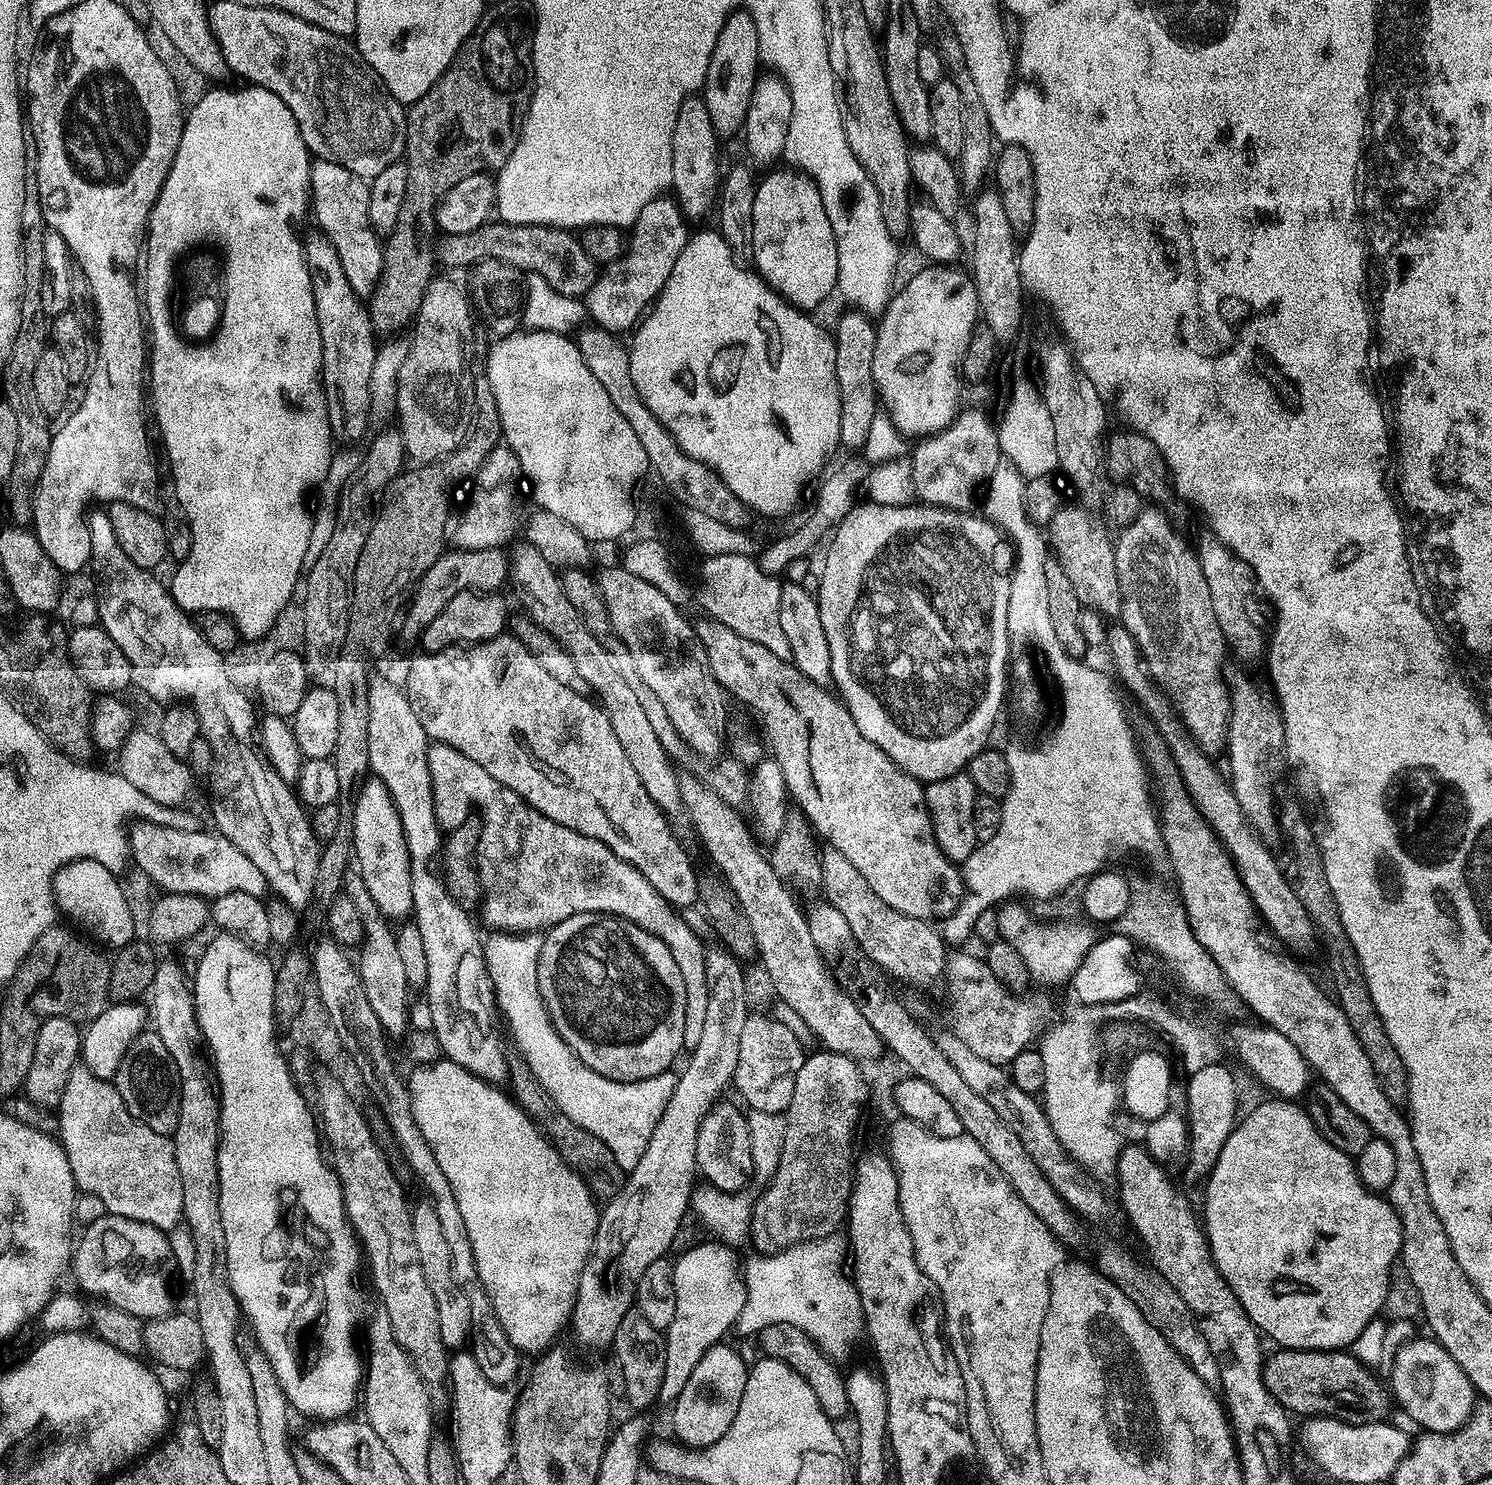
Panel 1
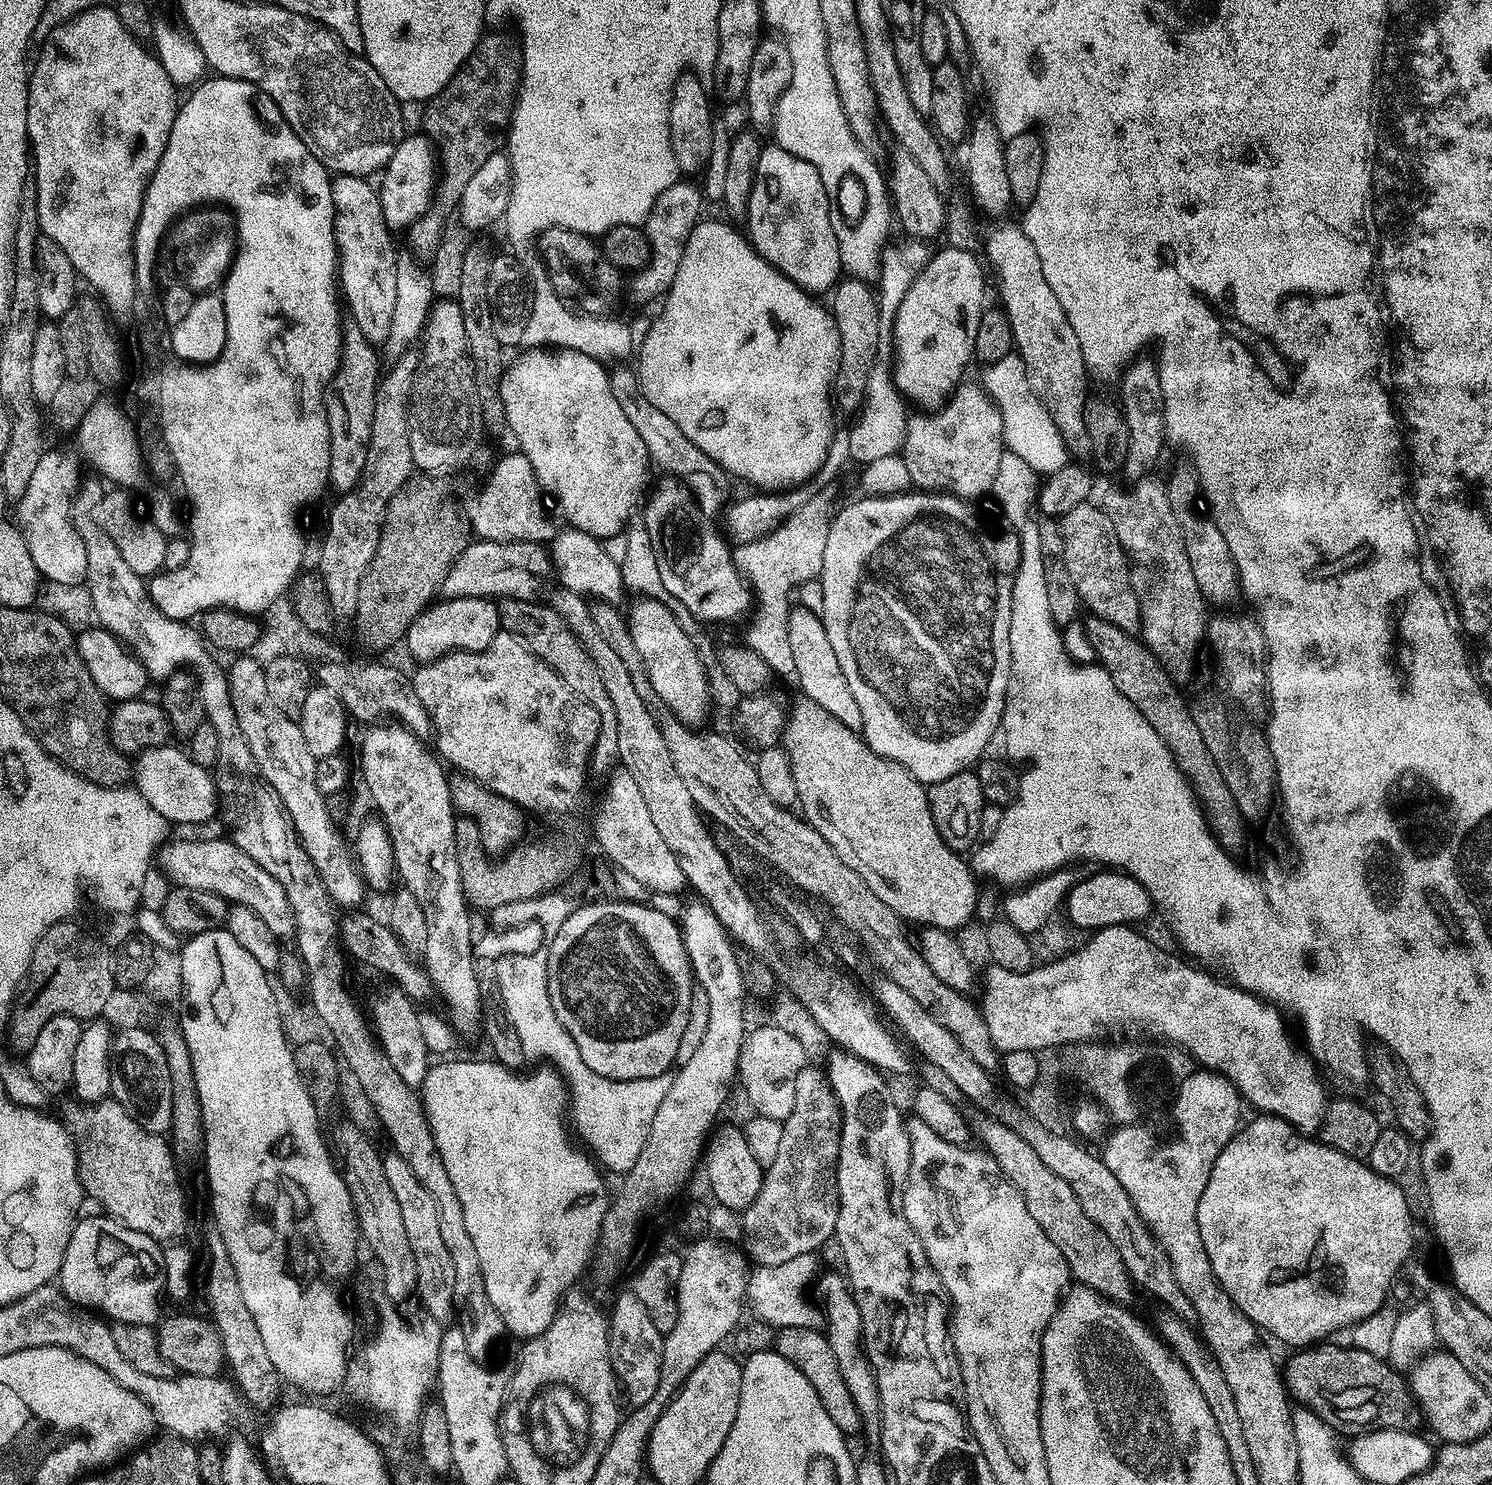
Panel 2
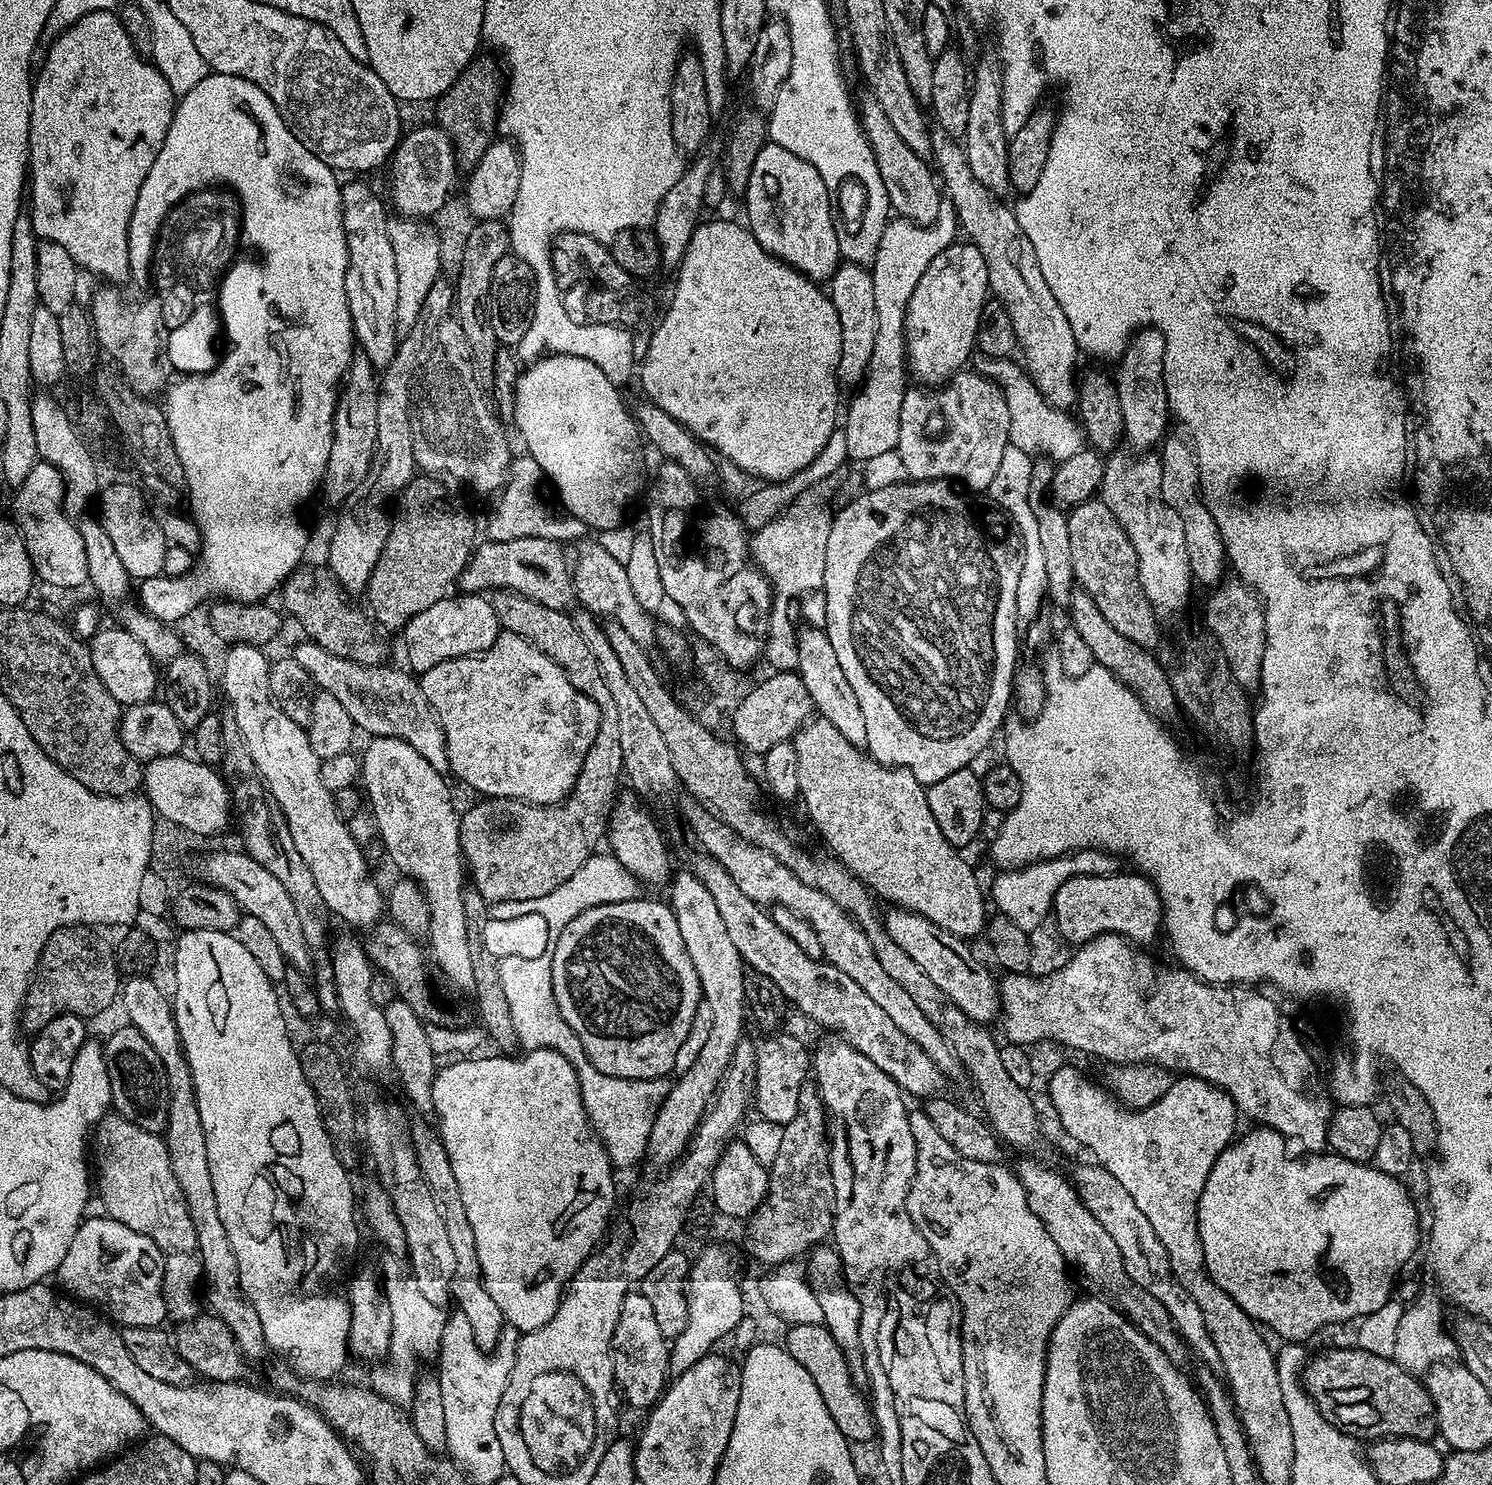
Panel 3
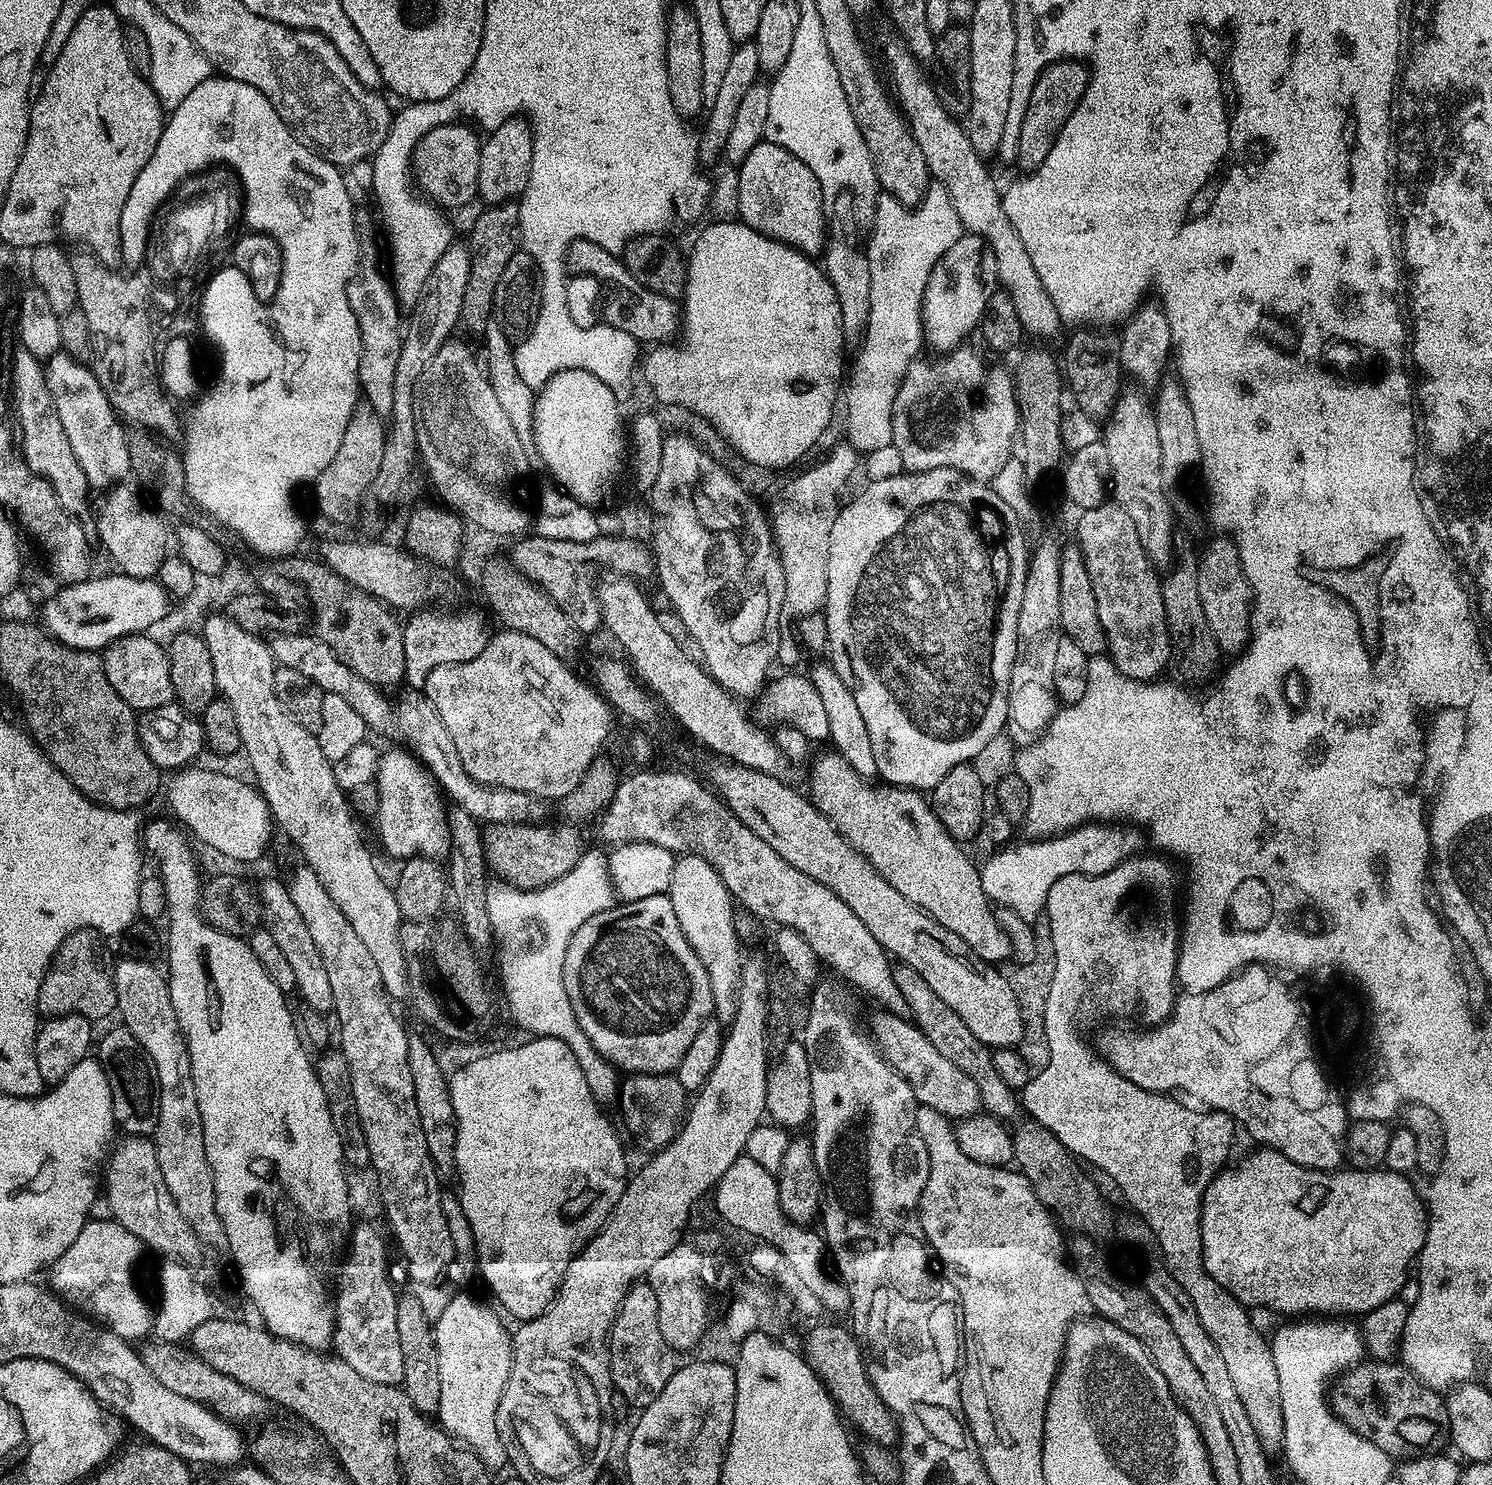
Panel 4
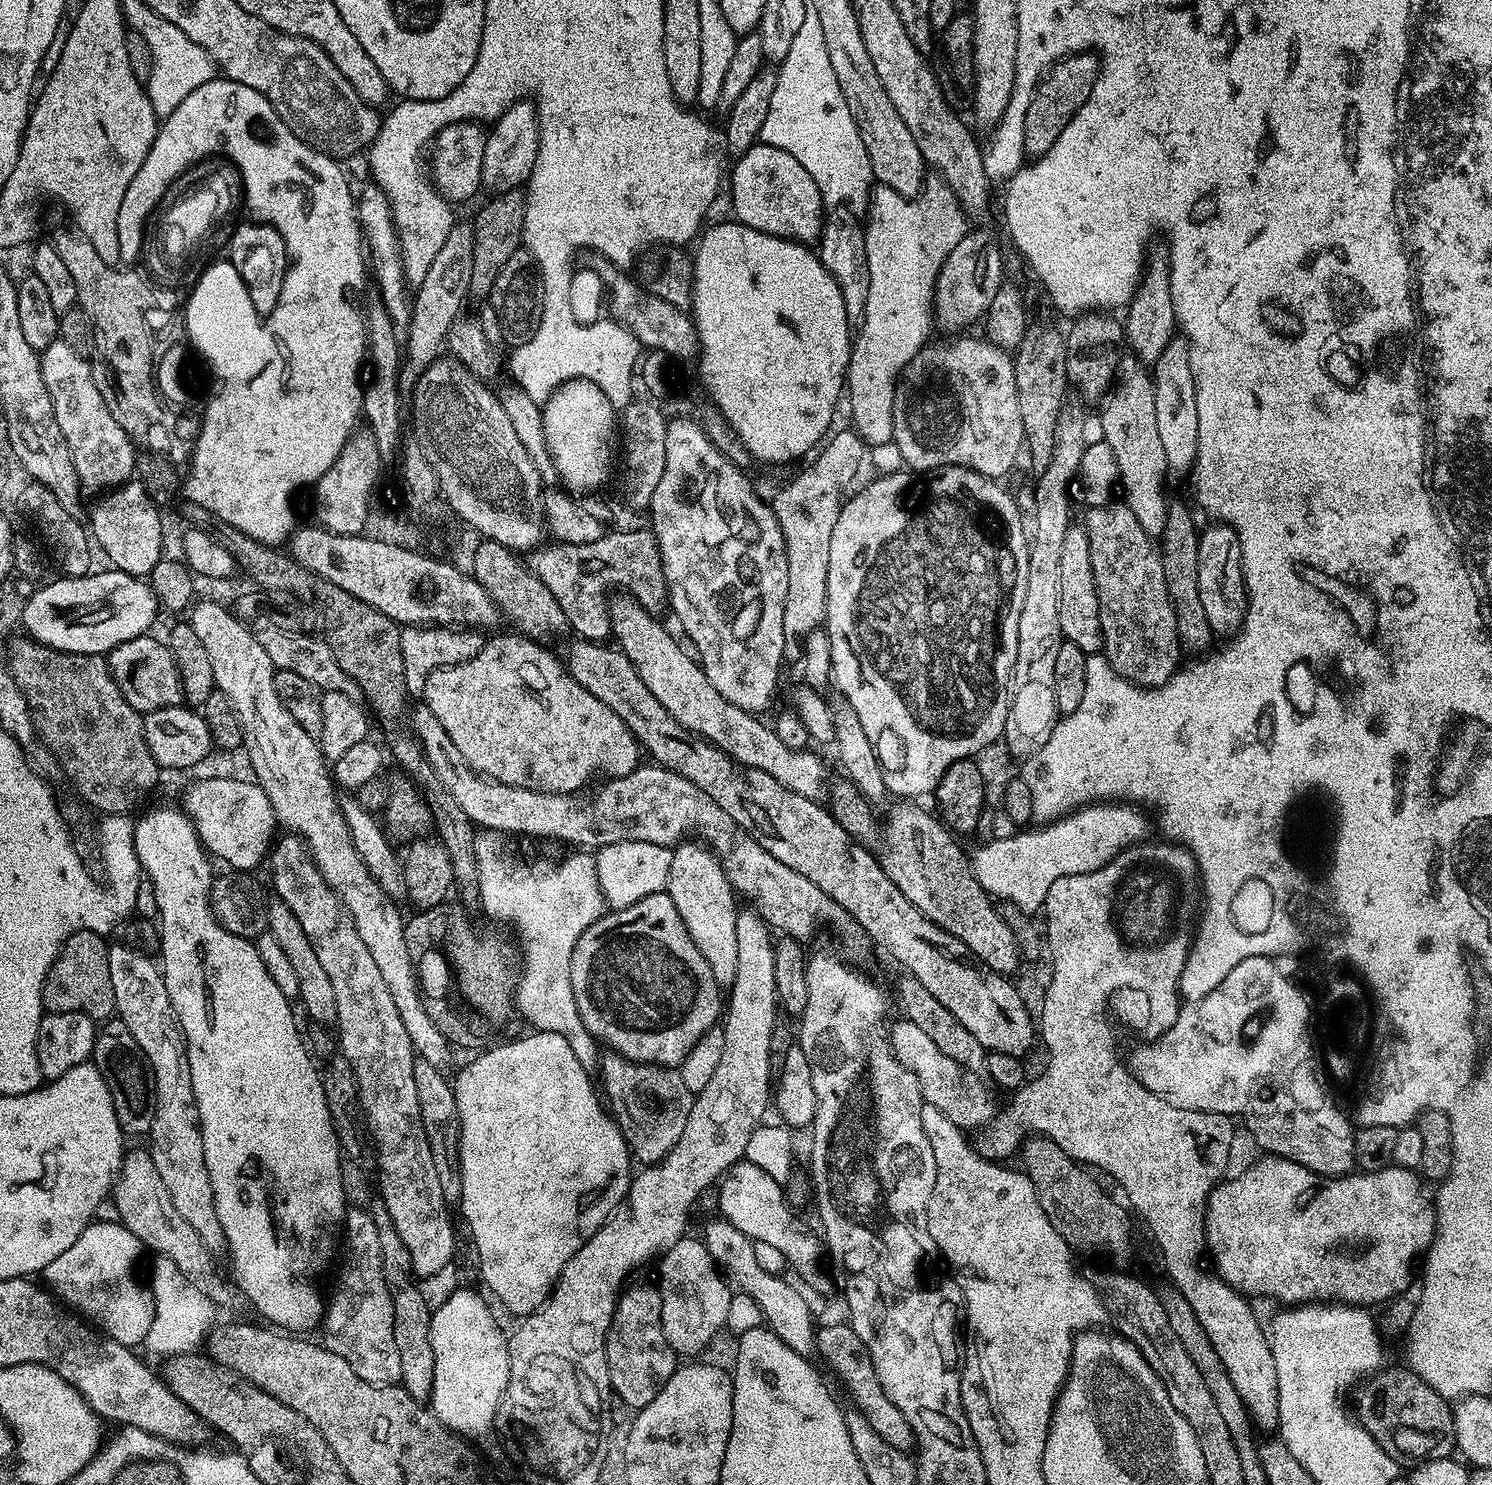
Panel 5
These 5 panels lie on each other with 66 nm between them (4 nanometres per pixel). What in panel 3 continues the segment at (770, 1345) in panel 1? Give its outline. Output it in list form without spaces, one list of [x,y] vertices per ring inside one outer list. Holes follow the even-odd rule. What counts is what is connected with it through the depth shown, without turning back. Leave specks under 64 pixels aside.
[[[812,1322],[793,1323],[782,1341],[782,1347],[790,1354],[790,1358],[794,1358],[794,1362],[799,1362],[805,1368],[806,1374],[810,1374],[810,1378],[814,1378],[814,1386],[818,1386],[818,1394],[822,1394],[822,1398],[826,1402],[826,1410],[830,1410],[830,1418],[834,1418],[834,1426],[838,1426],[838,1430],[842,1430],[845,1438],[853,1445],[868,1444],[871,1440],[873,1443],[878,1436],[876,1414],[872,1411],[869,1397],[865,1393],[864,1396],[860,1393],[863,1392],[861,1385],[852,1381],[846,1358],[838,1346],[838,1342],[834,1342],[830,1330],[820,1322],[816,1322],[816,1324],[812,1324]]]

